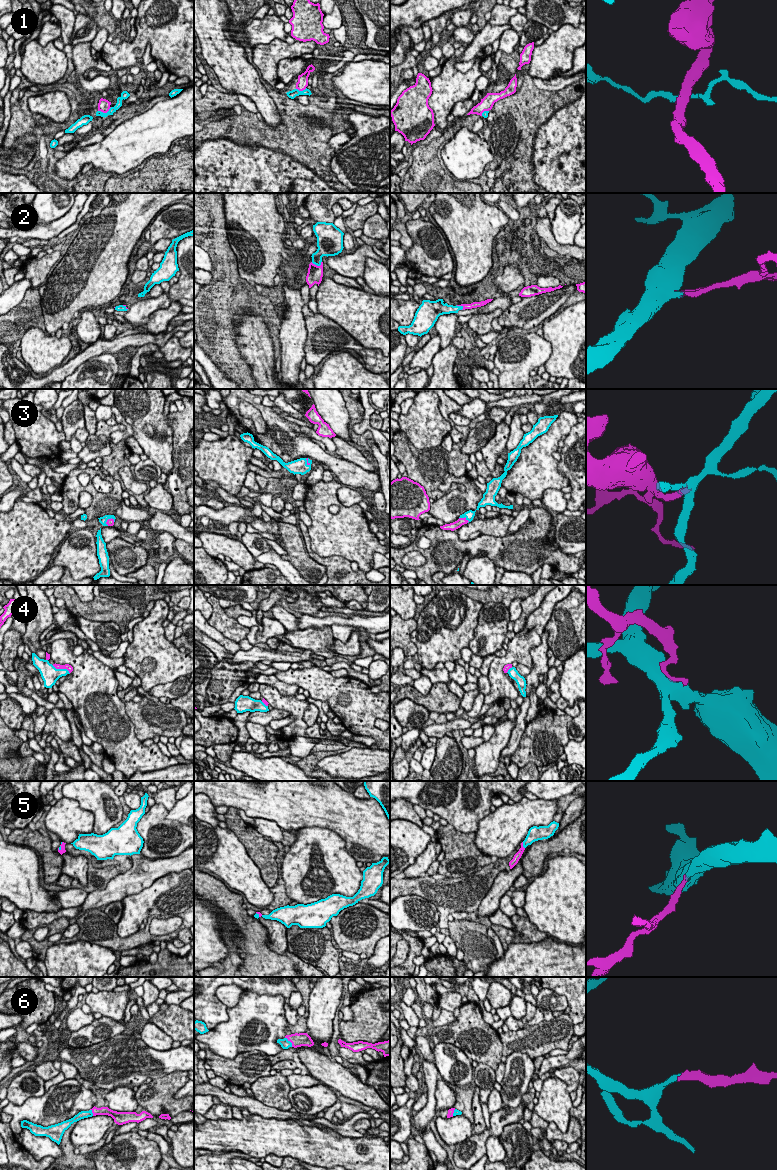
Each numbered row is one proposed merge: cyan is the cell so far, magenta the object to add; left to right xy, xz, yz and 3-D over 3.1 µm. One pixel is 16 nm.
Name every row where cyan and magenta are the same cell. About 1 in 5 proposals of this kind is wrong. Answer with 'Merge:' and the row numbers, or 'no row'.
Merge: 2, 3, 5, 6

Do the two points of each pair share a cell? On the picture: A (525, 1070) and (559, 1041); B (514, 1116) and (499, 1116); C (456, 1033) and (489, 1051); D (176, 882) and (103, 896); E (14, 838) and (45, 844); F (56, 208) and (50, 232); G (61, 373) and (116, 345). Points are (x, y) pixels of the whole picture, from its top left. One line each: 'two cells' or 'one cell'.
A: two cells
B: one cell
C: one cell
D: two cells
E: one cell
F: two cells
G: one cell

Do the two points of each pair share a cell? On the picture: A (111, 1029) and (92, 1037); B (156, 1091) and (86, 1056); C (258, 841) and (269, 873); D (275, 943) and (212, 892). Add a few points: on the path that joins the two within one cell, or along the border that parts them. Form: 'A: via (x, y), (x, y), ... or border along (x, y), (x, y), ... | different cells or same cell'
A: via (106, 1029), (101, 1029), (97, 1032) | same cell
B: border along (144, 1082), (138, 1086) | different cells
C: via (259, 849), (264, 854), (267, 865) | same cell
D: border along (257, 919), (267, 931), (268, 946), (283, 954) | different cells

